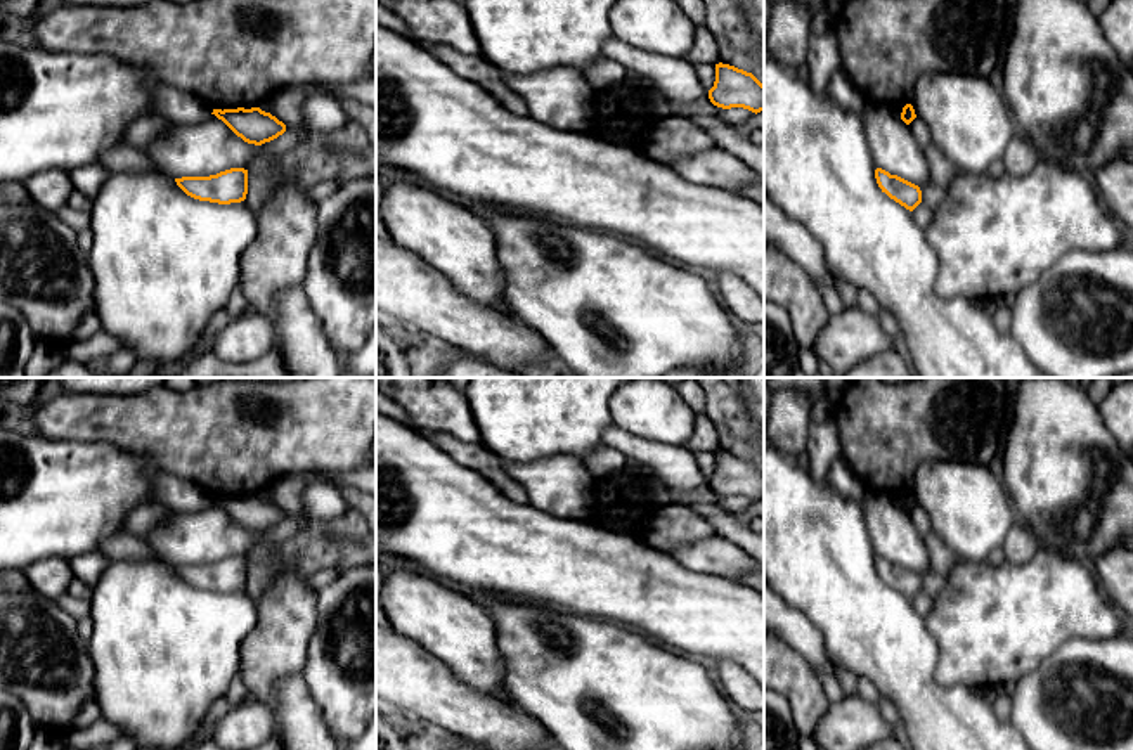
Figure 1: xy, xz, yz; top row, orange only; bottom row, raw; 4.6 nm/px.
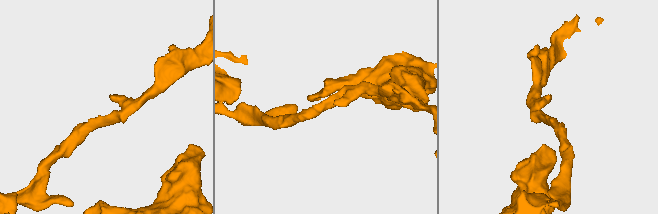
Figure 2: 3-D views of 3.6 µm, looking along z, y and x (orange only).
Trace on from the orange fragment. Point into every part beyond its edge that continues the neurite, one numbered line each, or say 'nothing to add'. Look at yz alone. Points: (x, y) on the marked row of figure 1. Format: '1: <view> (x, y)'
nothing to add

